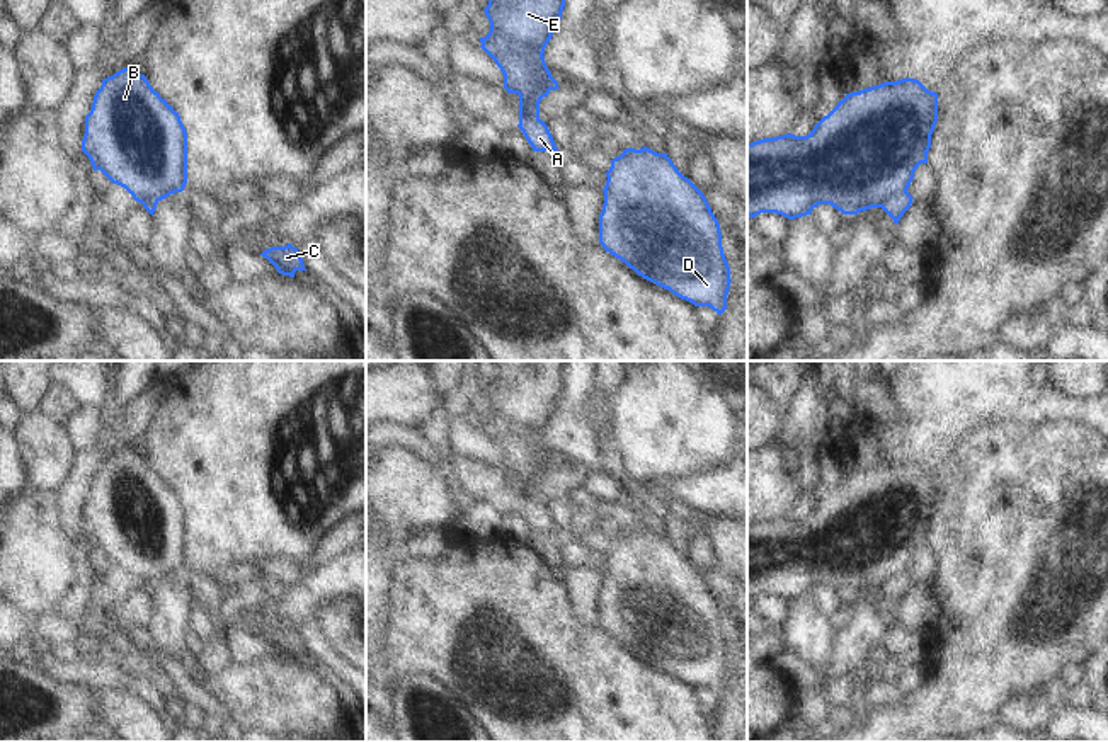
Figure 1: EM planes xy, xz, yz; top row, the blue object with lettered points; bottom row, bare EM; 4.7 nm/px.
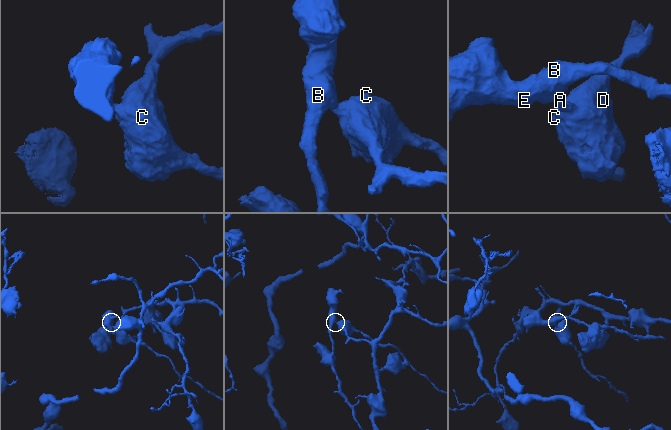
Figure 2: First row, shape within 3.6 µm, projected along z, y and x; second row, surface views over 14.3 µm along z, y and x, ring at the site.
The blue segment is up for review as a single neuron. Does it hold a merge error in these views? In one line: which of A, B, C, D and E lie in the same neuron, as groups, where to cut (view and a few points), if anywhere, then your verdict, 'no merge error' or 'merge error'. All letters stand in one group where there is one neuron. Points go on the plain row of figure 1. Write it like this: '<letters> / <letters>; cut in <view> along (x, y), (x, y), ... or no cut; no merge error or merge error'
A C D / B E; cut in yz along (906, 572), (889, 579), (882, 589); merge error

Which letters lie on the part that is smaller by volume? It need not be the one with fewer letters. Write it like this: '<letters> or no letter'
B, E

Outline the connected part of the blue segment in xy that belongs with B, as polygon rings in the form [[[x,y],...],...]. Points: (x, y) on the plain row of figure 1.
[[[123,449],[102,461],[85,497],[82,533],[134,582],[162,582],[187,565],[187,512],[145,456]]]

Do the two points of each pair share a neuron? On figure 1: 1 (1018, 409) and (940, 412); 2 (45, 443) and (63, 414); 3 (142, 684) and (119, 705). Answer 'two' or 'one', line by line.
1: one
2: two
3: two

